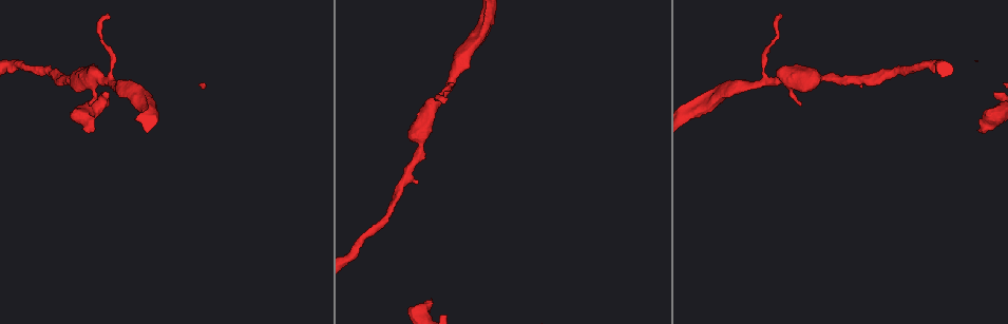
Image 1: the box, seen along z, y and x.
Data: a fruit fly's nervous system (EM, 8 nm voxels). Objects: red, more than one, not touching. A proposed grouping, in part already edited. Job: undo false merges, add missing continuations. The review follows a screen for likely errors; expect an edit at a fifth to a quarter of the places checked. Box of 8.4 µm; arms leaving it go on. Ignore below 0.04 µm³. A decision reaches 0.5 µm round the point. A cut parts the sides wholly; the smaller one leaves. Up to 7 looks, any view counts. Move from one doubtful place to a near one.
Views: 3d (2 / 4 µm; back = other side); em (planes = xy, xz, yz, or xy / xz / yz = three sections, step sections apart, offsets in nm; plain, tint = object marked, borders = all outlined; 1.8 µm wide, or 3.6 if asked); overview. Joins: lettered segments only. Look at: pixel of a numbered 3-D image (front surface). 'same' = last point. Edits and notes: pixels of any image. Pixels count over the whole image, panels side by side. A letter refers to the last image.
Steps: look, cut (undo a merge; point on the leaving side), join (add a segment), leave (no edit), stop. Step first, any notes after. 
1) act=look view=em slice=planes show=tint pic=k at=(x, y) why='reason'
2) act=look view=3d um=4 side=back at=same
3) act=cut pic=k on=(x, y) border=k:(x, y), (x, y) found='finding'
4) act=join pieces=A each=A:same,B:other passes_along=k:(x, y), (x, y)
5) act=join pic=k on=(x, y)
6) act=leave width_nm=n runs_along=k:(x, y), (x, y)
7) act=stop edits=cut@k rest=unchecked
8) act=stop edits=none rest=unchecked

act=look view=3d um=2 pic=1 at=(430, 302)

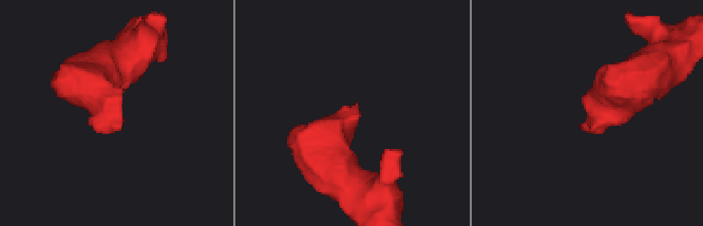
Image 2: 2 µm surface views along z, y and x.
act=look view=em slice=planes show=borders pic=2 at=(588, 124) why='need the tissue'

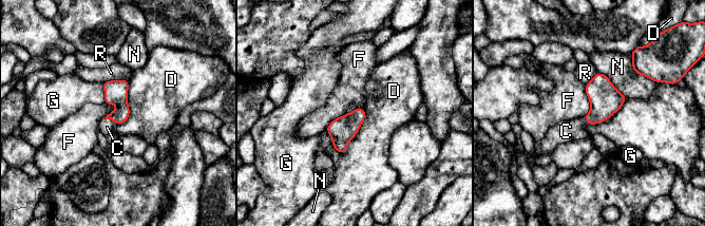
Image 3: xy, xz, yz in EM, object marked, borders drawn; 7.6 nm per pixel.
act=join pieces=C longest_contact=D:360nm each=C:same,D:other,F:other,G:other,N:other,R:other found='the neuron continues'

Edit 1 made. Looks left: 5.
act=look view=3d um=4 pic=1 at=(446, 98) why='thin end'

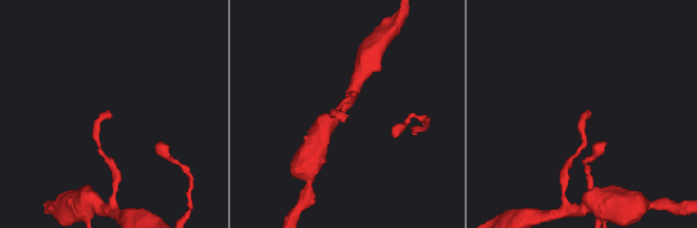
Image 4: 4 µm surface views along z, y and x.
act=look view=em slice=planes show=borders pic=4 at=(111, 113) why='now the EM'

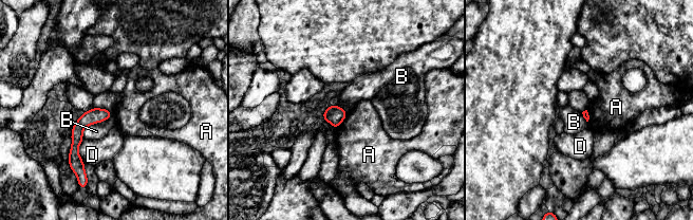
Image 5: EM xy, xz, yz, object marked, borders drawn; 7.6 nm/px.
act=leave each=A:other,B:other,D:other runs_along=5:(108, 113), (77, 129), (77, 164) found='none of them fits'

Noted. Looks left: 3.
act=look view=em slice=planes show=plain pic=1 at=(422, 147) why='sudden change in width'

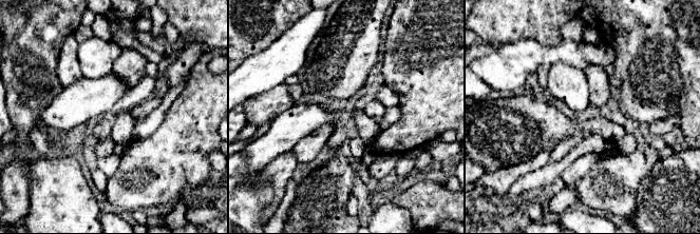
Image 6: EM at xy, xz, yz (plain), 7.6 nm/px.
act=look view=em slice=planes show=borders at=same

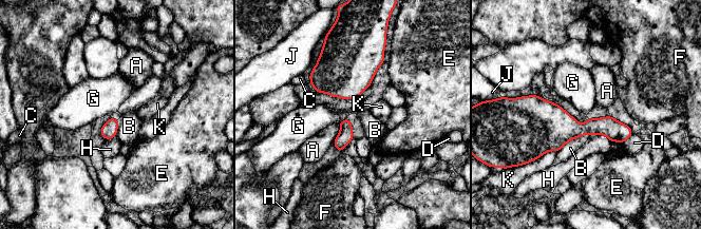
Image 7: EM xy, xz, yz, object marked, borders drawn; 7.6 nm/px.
act=leave width_nm=110 longest_contact=B:280nm each=A:other,B:other,C:other,D:other,E:other,F:other,G:other,H:other,J:other,K:other found='continuous, no second neuron'

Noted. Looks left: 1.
act=stop edits=join@3 rest=unchecked

